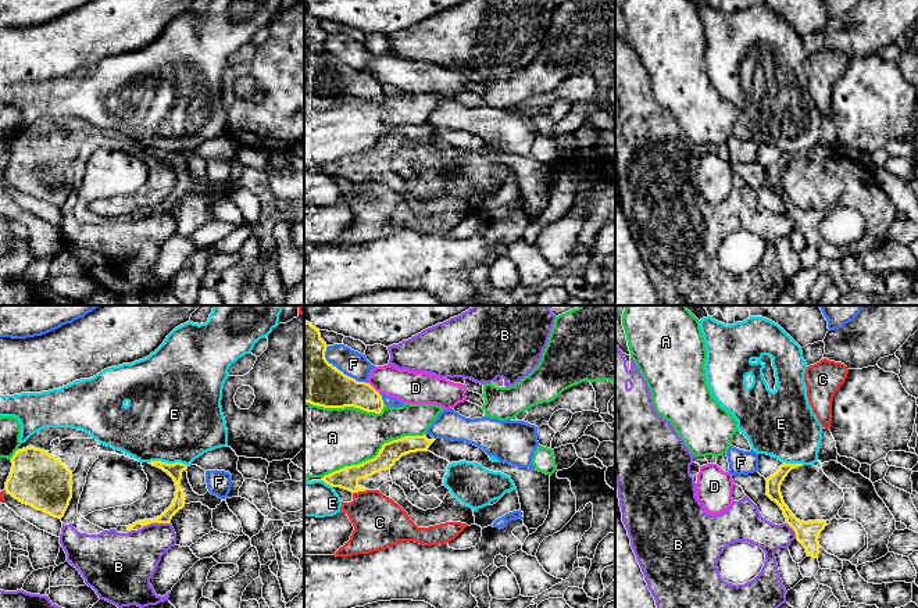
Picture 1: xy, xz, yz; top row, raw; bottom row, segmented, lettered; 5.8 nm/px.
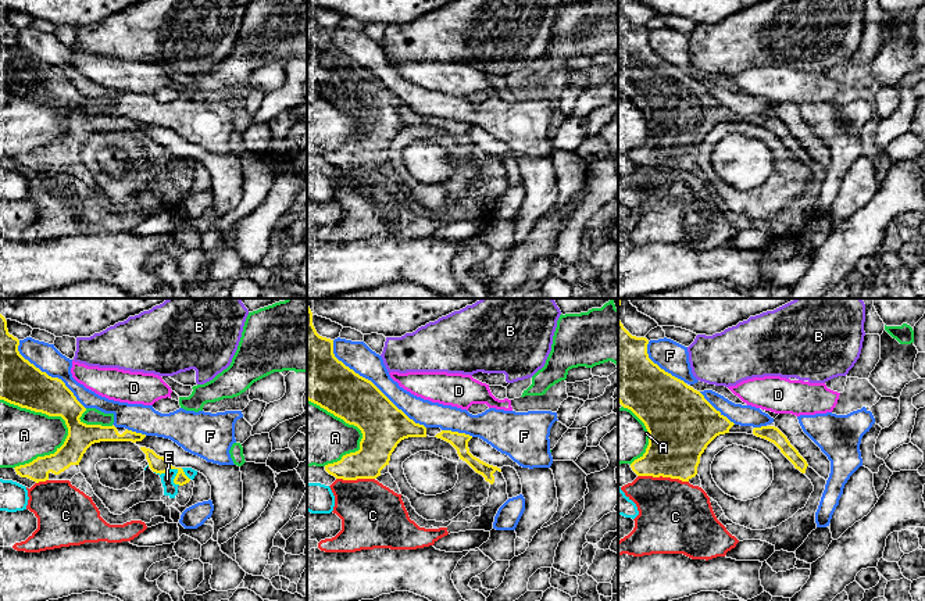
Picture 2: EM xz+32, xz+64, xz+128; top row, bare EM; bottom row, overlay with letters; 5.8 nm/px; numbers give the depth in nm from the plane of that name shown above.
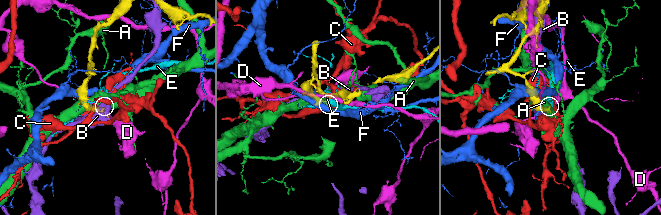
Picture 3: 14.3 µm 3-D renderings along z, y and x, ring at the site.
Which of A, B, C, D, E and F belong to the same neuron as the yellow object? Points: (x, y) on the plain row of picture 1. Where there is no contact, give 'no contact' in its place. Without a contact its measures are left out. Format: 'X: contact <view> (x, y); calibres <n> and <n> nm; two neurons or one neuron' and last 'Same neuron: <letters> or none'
A: contact xz (377, 145); calibres 130 and 340 nm; two neurons
B: contact xy (156, 210); calibres 70 and 300 nm; two neurons
C: contact xz (359, 179); calibres 130 and 300 nm; two neurons
D: contact xz (372, 77); calibres 240 and 190 nm; two neurons
E: contact xy (168, 153); calibres 80 and 480 nm; two neurons
F: contact xz (340, 60); calibres 300 and 150 nm; two neurons
Same neuron: none

